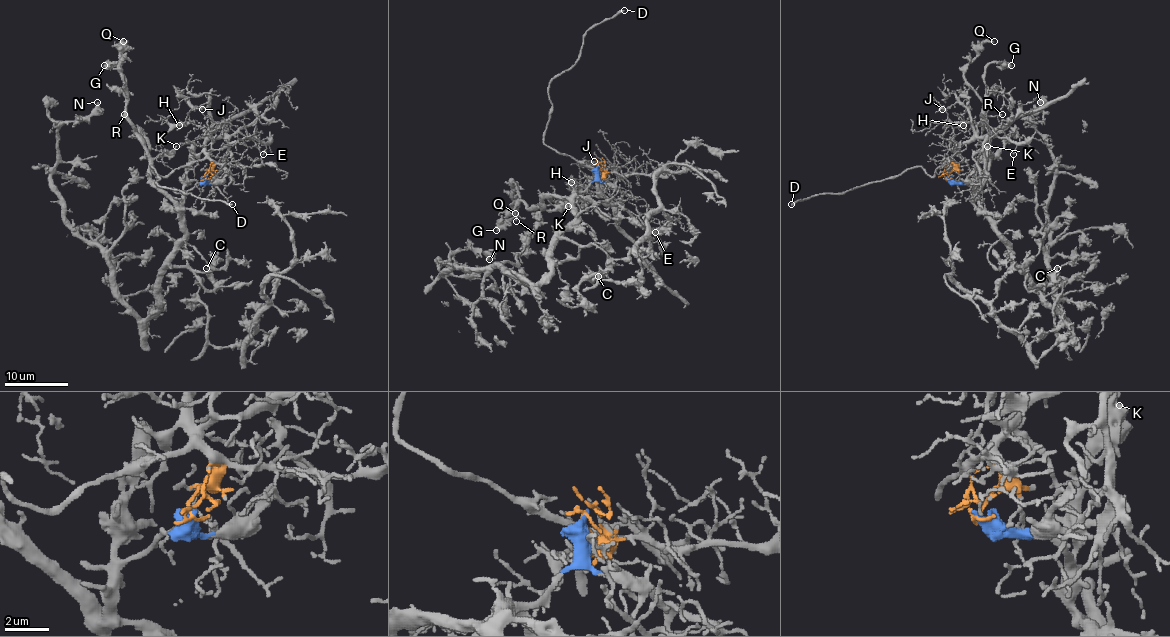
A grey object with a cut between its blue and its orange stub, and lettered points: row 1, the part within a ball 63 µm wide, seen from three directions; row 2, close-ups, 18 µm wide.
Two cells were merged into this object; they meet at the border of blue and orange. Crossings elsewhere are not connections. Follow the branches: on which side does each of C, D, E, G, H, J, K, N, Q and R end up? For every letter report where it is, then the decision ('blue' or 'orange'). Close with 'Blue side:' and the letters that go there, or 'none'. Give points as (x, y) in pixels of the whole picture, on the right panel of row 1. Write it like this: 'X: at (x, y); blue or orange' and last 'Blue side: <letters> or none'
C: at (1057, 268); blue
D: at (791, 204); orange
E: at (1013, 154); orange
G: at (1011, 65); blue
H: at (963, 125); orange
J: at (942, 109); orange
K: at (987, 146); blue
N: at (1040, 102); blue
Q: at (994, 41); blue
R: at (1002, 114); blue
Blue side: C, G, K, N, Q, R

